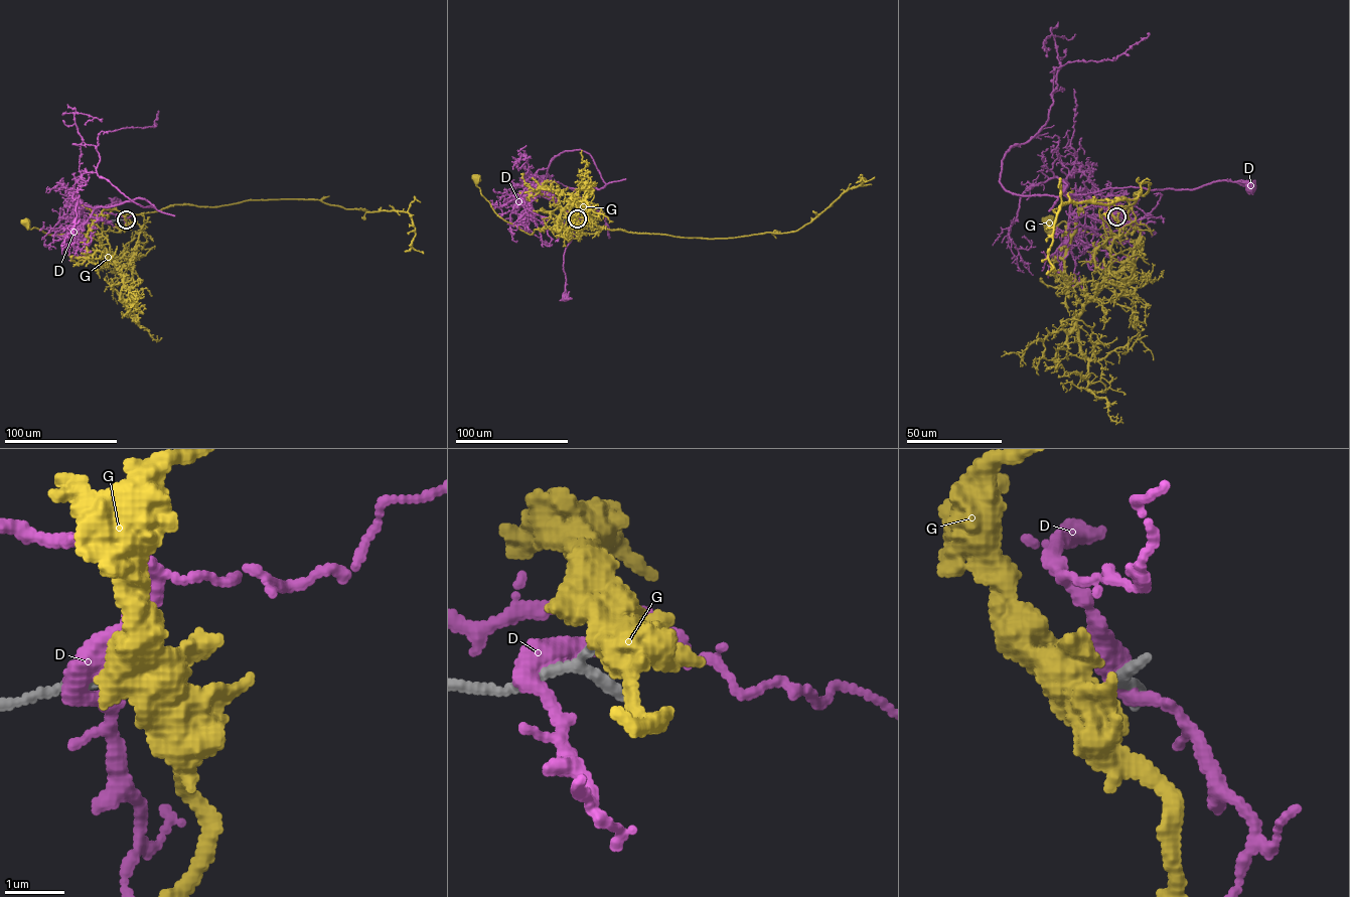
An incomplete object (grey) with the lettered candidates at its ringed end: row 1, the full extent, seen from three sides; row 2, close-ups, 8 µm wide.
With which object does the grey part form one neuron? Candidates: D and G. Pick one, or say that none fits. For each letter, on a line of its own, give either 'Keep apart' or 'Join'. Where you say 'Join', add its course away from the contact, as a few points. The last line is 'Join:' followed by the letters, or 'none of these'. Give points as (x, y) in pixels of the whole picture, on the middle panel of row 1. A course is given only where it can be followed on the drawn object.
D: Keep apart
G: Keep apart
Join: none of these

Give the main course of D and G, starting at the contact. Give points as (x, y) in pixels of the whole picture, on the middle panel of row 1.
D: (575, 218), (548, 198), (546, 192), (553, 193), (568, 215), (573, 230), (573, 237), (564, 256), (565, 297)
G: (576, 217), (568, 216), (553, 233), (558, 217), (554, 226), (528, 234), (495, 212), (481, 194), (477, 179)

